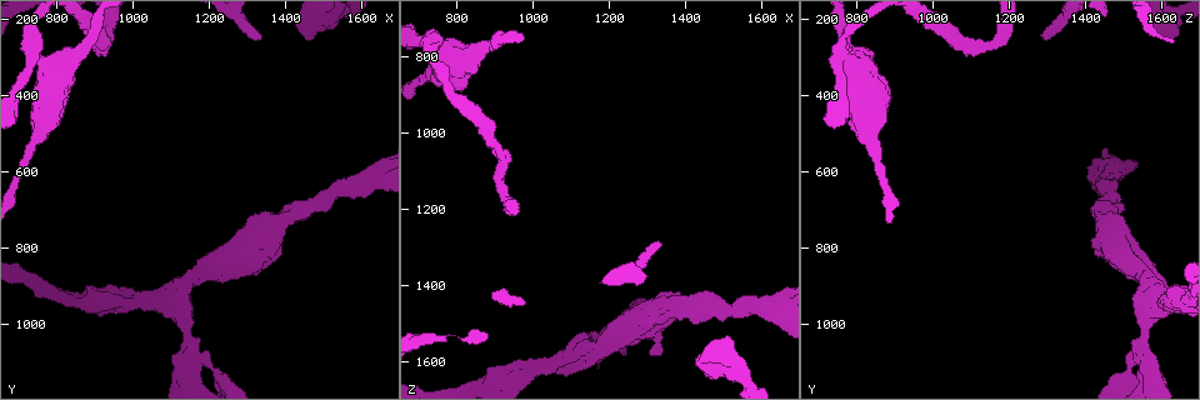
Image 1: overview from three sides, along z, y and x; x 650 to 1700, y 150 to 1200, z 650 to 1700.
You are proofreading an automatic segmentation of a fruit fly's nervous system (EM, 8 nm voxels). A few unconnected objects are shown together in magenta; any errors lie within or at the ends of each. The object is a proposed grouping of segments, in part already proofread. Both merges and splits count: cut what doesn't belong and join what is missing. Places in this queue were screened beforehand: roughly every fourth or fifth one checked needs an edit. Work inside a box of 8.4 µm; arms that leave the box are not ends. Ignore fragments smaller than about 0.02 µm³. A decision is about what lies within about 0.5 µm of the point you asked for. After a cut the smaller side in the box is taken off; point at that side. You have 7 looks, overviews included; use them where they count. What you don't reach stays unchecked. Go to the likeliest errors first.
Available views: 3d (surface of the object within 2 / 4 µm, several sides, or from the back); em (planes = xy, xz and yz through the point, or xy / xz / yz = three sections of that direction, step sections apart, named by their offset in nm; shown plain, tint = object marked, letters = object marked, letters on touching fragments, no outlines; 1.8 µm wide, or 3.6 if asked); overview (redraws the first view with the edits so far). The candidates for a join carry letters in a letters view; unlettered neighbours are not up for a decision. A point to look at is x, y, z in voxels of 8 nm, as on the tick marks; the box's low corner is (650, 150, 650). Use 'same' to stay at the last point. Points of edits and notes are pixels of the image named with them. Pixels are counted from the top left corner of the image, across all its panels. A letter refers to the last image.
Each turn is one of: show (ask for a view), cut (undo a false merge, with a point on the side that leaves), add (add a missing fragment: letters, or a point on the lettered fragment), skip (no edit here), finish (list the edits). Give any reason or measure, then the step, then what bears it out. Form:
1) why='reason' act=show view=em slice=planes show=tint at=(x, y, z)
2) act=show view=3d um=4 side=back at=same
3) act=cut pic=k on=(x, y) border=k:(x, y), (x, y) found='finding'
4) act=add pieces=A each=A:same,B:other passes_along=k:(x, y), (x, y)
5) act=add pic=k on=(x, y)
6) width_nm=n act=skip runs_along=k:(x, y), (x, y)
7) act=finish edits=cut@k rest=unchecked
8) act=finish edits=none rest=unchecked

act=show view=3d um=2 at=(1340, 245, 1295)

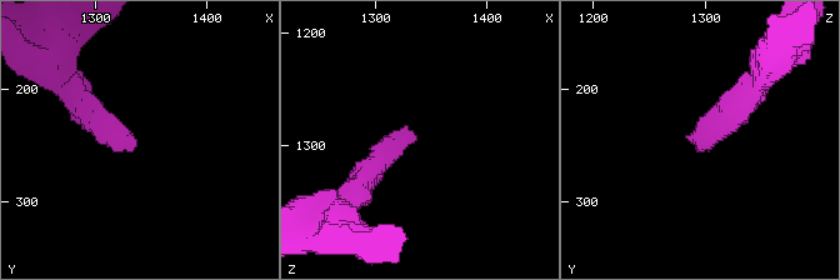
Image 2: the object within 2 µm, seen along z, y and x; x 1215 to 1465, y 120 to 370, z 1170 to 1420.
act=show view=em slice=planes show=plain at=(1338, 250, 1296)

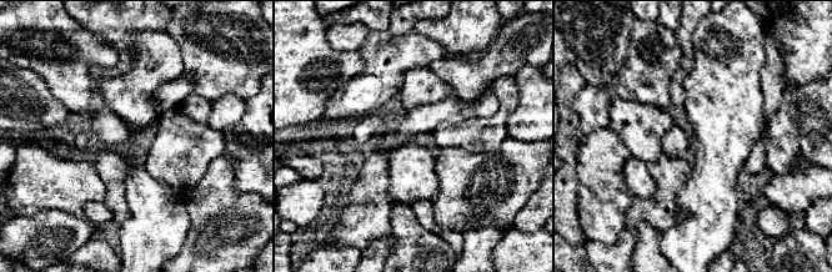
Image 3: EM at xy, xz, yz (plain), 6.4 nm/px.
why='see the neighbours' act=show view=em slice=planes show=letters at=same

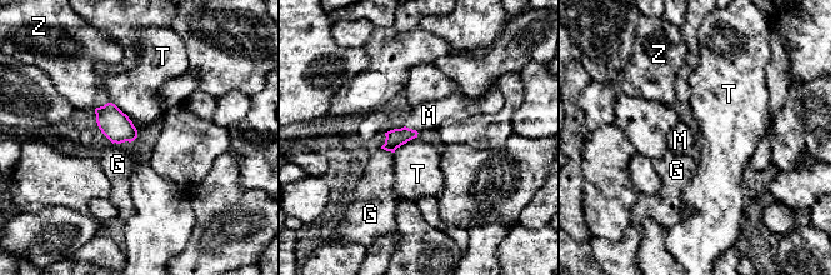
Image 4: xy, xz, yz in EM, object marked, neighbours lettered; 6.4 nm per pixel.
act=add pic=4 on=(429, 115) each=G:other,M:same,T:other,Z:other passes_along=4:(395, 138), (411, 129), (429, 115) found='it goes on there'

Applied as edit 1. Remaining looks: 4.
why='see it whole again' act=show view=overview

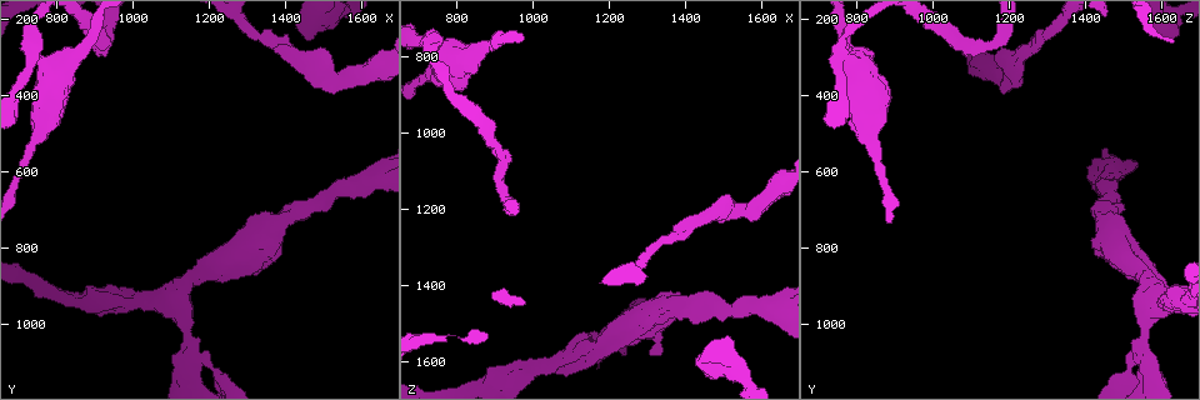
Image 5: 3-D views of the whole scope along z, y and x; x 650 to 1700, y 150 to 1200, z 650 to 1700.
why='abrupt turn' act=show view=3d um=4 side=back at=(920, 280, 1140)

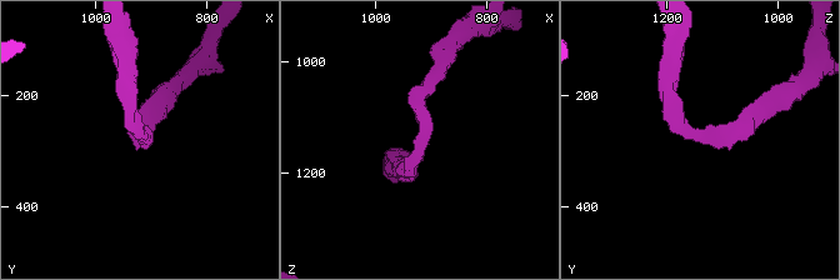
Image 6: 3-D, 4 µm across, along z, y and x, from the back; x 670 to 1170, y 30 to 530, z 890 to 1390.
act=show view=em slice=planes show=letters at=(910, 270, 1140)

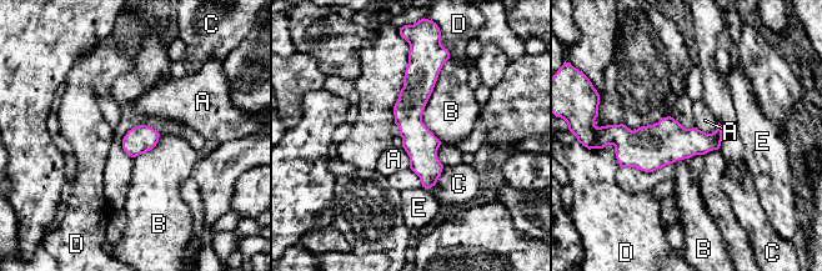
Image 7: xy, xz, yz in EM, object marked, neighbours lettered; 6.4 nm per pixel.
act=skip each=A:other,B:other,C:other,D:other,E:other border=7:(718, 123), (711, 133), (696, 126) found='continuous, no second neuron'

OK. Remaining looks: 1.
act=finish edits=add@4 rest=unchecked

